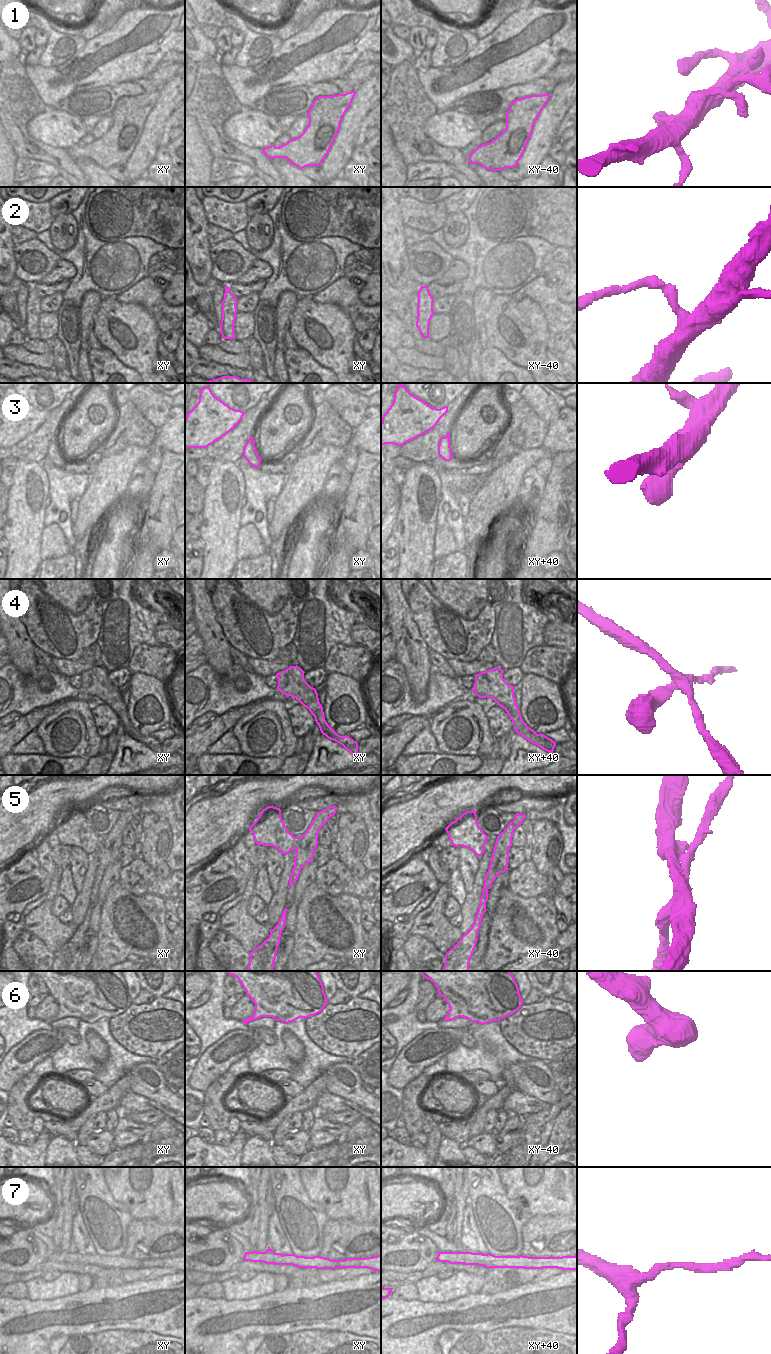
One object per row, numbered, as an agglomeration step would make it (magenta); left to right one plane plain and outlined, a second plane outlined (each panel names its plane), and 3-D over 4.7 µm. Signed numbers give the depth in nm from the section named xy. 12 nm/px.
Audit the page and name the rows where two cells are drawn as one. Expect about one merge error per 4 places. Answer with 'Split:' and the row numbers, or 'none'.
Split: 2, 4, 5

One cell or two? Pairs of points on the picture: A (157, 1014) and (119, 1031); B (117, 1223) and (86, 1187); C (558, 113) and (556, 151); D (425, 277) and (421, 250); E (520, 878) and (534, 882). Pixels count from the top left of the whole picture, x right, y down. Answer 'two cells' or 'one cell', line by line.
A: one cell
B: one cell
C: two cells
D: one cell
E: one cell

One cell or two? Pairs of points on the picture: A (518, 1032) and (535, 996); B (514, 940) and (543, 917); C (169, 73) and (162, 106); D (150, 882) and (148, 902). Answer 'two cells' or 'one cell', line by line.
A: two cells
B: one cell
C: two cells
D: two cells

